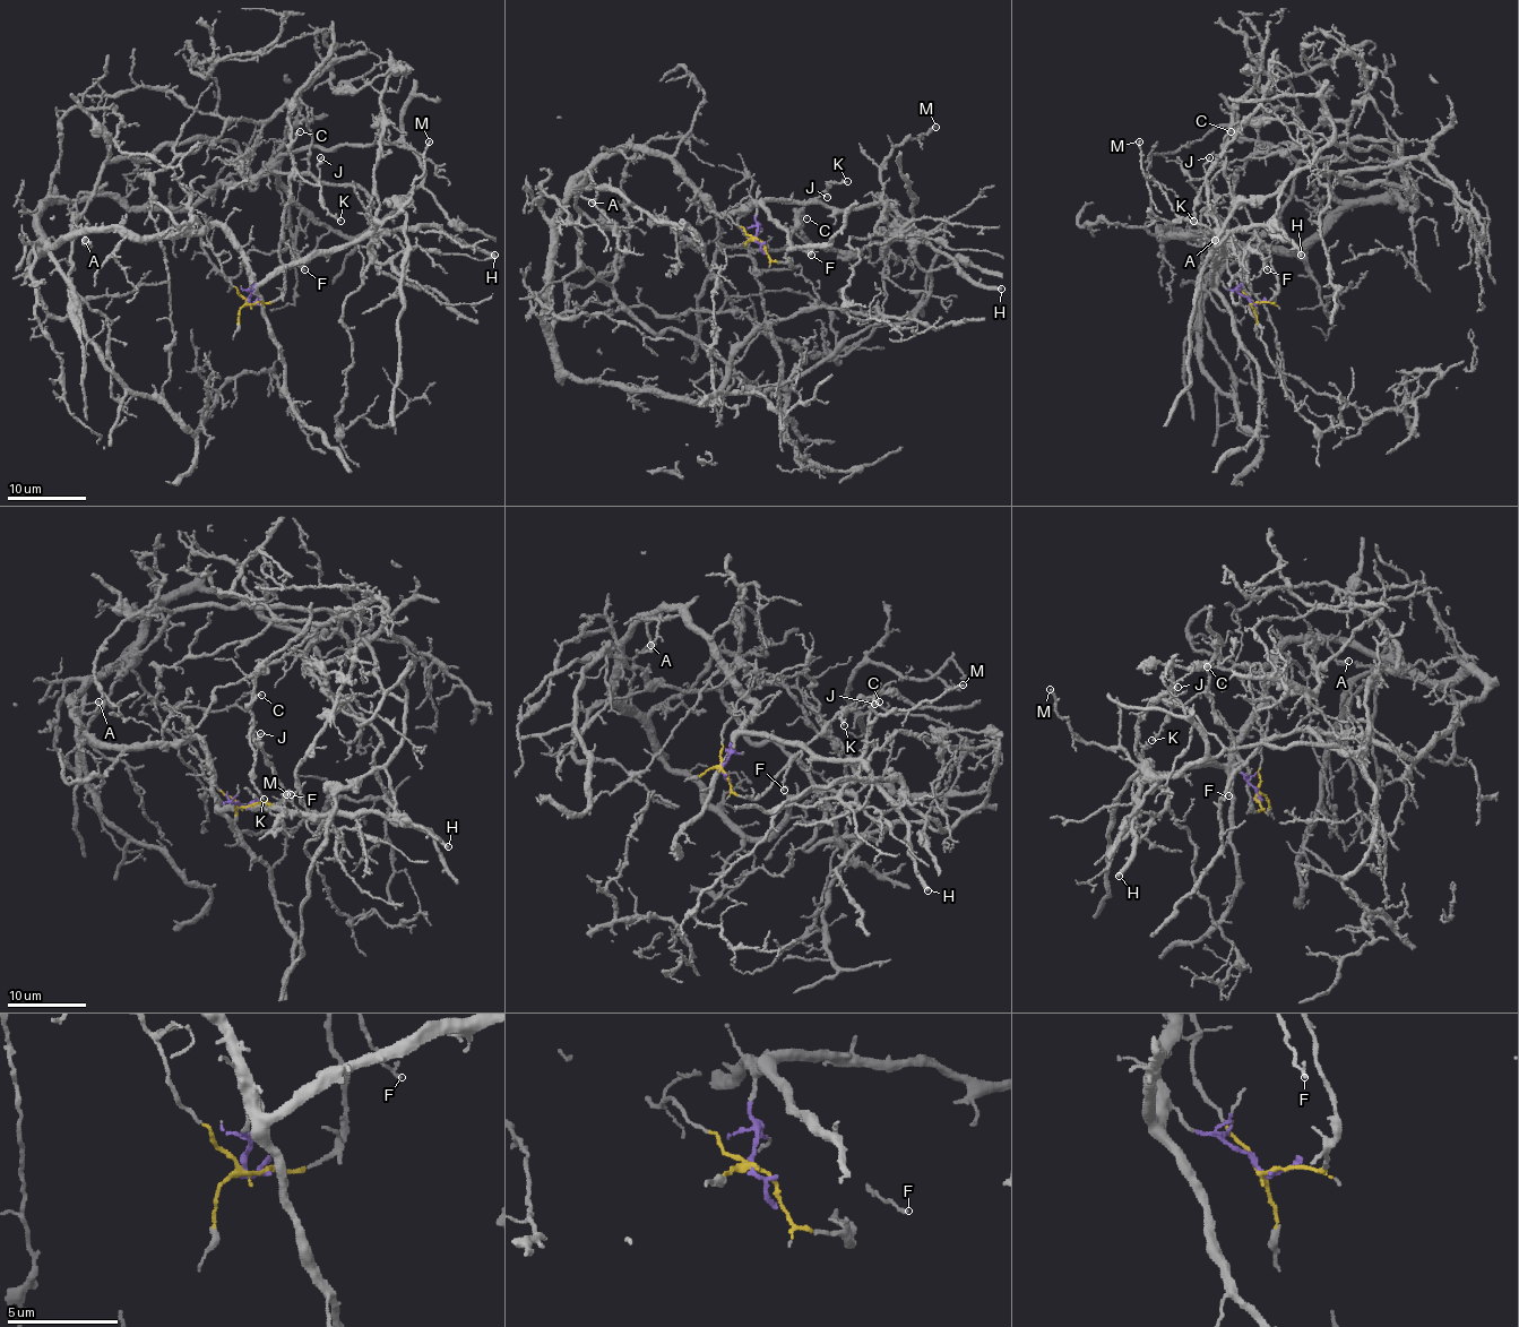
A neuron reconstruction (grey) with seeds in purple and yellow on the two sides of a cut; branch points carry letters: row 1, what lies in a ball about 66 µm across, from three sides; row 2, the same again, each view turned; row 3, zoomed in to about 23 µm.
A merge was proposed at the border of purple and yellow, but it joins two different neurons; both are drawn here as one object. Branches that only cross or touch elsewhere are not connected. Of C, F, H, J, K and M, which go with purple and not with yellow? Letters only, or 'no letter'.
H, M

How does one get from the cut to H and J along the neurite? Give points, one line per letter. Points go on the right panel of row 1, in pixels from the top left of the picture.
H: (1252, 303), (1220, 282), (1213, 283), (1213, 259), (1220, 251), (1217, 232), (1266, 226), (1302, 256)
J: (1252, 303), (1274, 301), (1278, 275), (1266, 243), (1227, 177), (1219, 171), (1205, 184), (1204, 165), (1209, 157)

